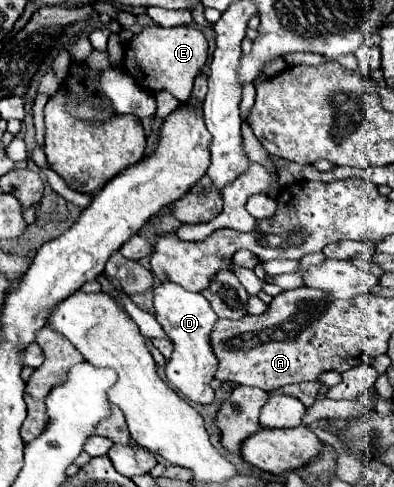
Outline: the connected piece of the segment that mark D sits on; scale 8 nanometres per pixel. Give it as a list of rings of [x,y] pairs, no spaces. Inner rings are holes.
[[[162,282],[158,288],[154,288],[154,310],[156,310],[156,320],[162,324],[164,332],[174,340],[174,352],[172,352],[170,362],[166,364],[166,378],[188,400],[198,402],[198,404],[210,404],[214,400],[214,390],[210,388],[210,380],[214,378],[214,372],[218,368],[218,360],[210,348],[210,332],[212,332],[214,322],[218,320],[216,312],[210,308],[210,302],[202,294],[188,292],[174,282]]]

